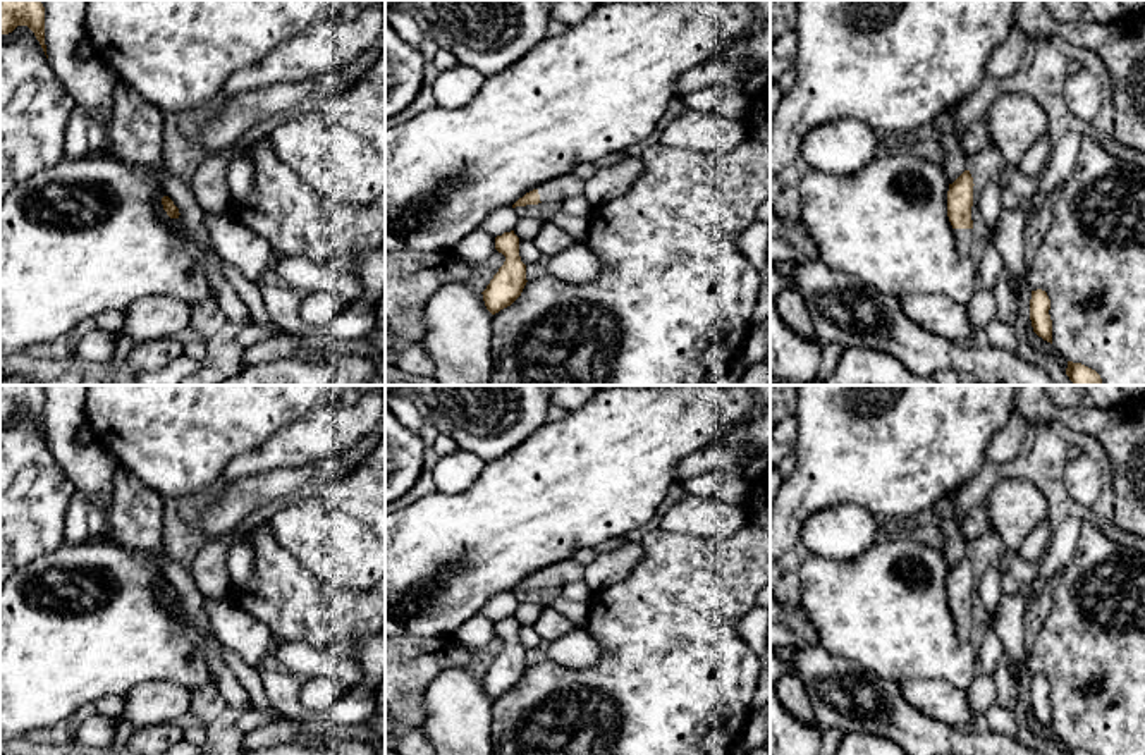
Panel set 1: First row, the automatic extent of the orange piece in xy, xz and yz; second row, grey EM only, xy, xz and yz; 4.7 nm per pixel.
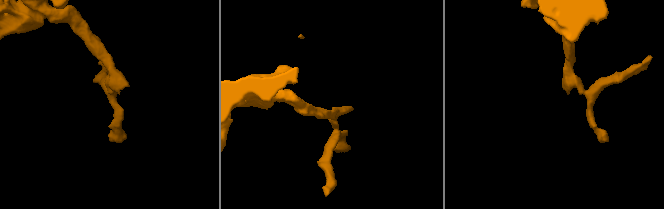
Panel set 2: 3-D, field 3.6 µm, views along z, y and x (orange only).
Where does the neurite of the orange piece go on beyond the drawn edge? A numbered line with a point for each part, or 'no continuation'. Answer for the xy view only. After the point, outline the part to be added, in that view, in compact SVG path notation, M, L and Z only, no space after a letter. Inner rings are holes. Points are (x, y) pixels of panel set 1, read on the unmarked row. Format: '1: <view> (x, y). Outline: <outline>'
1: xy (189, 630). Outline: M174 604L174 612L181 623L181 629L186 635L186 638L194 643L199 650L205 647L205 638L201 631L193 624L191 617L187 612L182 609L181 604Z

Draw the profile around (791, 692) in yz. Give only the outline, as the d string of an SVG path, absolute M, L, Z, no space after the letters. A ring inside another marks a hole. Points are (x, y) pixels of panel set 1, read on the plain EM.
M798 672L784 674L775 684L782 707L799 722L815 724L813 707L806 697L803 679Z

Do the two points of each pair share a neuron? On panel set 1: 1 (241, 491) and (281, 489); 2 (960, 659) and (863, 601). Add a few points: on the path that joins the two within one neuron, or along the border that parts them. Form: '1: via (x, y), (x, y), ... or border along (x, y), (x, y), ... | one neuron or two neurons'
1: via (251, 491), (270, 489) | one neuron
2: via (936, 652), (906, 632), (887, 613) | one neuron

